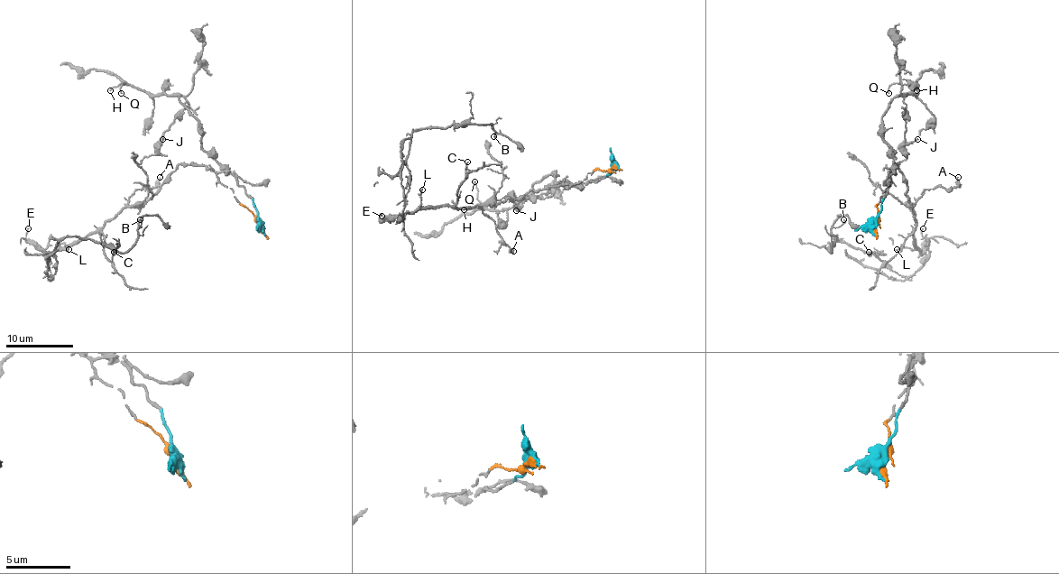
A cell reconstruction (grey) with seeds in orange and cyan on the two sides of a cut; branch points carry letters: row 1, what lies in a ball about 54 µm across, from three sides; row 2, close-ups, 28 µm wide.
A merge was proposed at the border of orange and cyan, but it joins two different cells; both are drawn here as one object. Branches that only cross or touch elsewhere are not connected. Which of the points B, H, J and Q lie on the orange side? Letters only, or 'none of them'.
B

